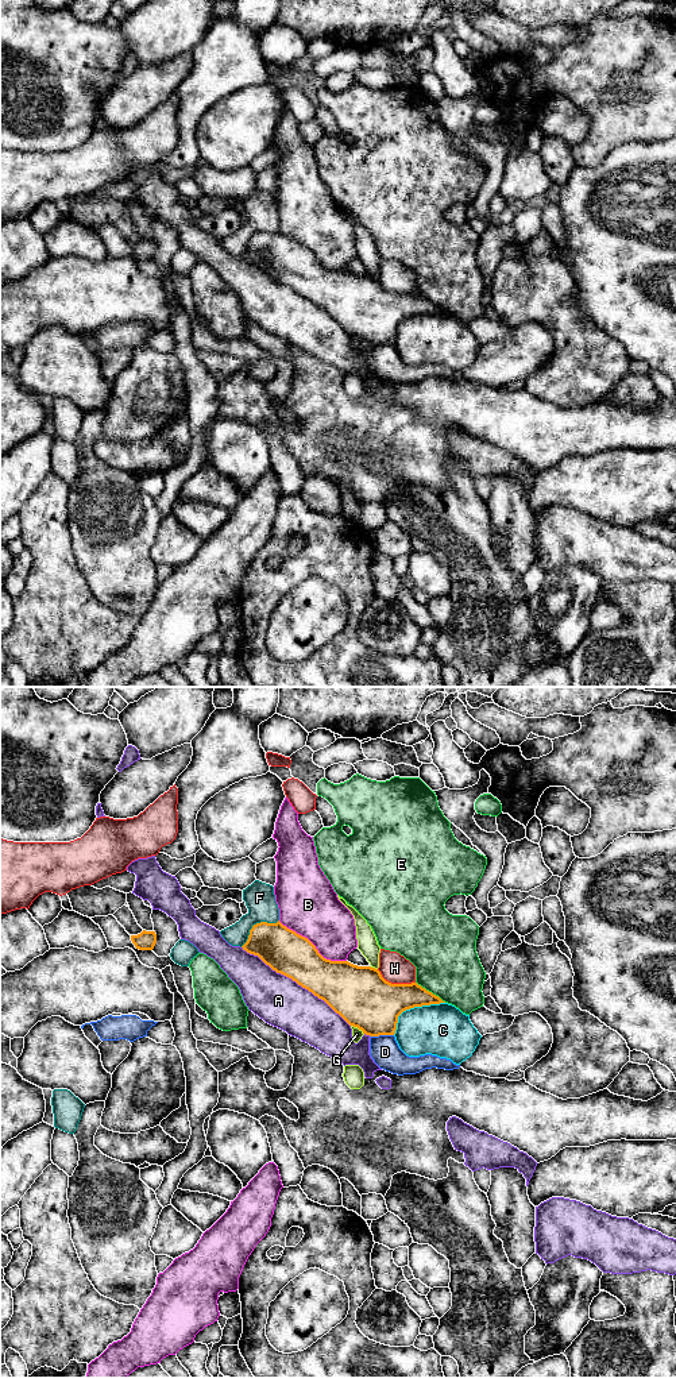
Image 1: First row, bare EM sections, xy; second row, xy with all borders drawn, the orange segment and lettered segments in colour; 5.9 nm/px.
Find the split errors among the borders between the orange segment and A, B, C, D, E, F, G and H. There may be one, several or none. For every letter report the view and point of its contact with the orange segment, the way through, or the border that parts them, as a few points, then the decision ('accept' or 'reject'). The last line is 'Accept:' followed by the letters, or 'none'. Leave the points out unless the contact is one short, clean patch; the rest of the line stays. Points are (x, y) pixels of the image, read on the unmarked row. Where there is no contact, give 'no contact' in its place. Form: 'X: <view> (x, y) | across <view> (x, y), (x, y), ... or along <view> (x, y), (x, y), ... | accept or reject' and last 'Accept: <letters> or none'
A: xy (296, 290) | reject
B: xy (313, 254) | reject
C: xy (412, 316) | reject
D: xy (381, 343) | along xy (393, 343), (370, 346) | reject
E: xy (431, 301) | reject
F: xy (257, 232) | reject
G: xy (358, 336) | reject
H: xy (396, 293) | reject
Accept: none

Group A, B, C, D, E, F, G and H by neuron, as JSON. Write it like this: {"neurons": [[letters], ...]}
{"neurons": [["A"], ["B"], ["C"], ["D"], ["E"], ["F"], ["G"], ["H"]]}

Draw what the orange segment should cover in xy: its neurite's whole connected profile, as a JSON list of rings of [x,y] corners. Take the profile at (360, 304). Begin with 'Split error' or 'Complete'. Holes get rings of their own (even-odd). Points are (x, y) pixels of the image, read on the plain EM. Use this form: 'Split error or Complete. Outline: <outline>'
Complete. Outline: [[[260,231],[252,235],[247,251],[242,255],[258,265],[266,274],[324,309],[349,335],[358,336],[370,346],[394,344],[398,325],[410,317],[445,312],[417,292],[391,293],[371,275],[358,275],[348,270],[324,267],[305,246],[277,232]]]

